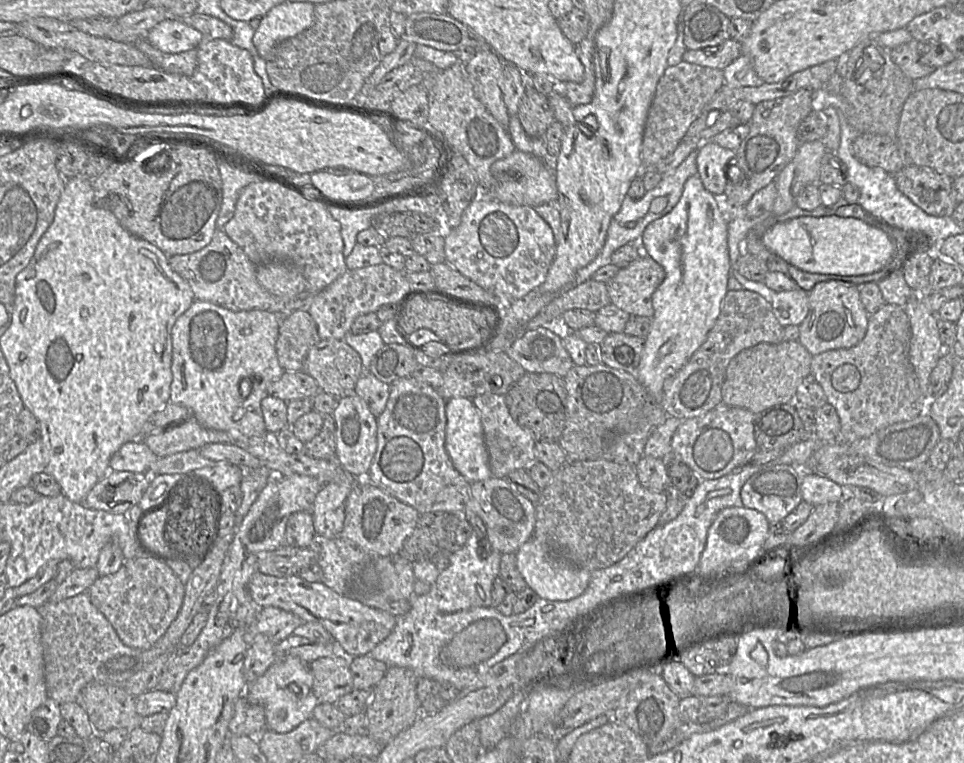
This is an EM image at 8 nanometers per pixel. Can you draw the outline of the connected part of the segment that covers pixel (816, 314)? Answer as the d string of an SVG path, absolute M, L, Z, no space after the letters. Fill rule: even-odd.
M841 280L819 282L808 292L808 303L808 314L799 325L798 341L813 356L828 350L851 348L865 337L869 314L861 302L858 285Z

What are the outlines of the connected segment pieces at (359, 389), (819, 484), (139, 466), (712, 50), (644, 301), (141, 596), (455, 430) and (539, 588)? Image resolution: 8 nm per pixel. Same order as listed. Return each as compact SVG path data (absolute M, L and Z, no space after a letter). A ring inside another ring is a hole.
M362 365L362 375L356 382L354 392L367 403L372 414L378 417L385 409L390 394L390 385L377 379L371 372L363 370Z
M803 471L801 494L803 501L815 507L829 502L840 503L846 496L846 487L820 474Z
M142 440L125 443L110 459L110 470L148 473L159 457Z
M729 38L717 46L686 50L682 58L688 63L723 70L741 54L741 42Z
M642 254L628 266L620 268L607 283L610 303L630 315L653 317L652 294L665 278L656 261Z
M140 554L125 560L116 573L100 576L90 586L88 594L125 645L149 649L177 617L183 604L185 585L167 563Z
M454 397L447 400L446 419L445 448L456 470L469 482L491 478L489 453L485 444L481 417L472 399Z
M529 539L515 553L519 573L539 598L550 601L567 601L580 596L587 588L590 571L580 568L562 556L542 547L539 542Z

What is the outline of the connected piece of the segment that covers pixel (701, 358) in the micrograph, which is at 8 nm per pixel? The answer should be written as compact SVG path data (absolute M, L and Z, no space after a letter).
M746 289L728 290L720 314L704 343L673 376L664 382L661 406L668 416L682 420L701 416L722 404L722 385L733 357L759 343L784 341L784 328L776 319L772 304Z

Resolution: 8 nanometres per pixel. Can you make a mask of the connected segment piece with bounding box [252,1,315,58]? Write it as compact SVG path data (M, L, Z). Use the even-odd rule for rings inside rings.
M285 1L270 9L255 29L252 42L261 58L281 41L294 37L314 23L314 4Z

